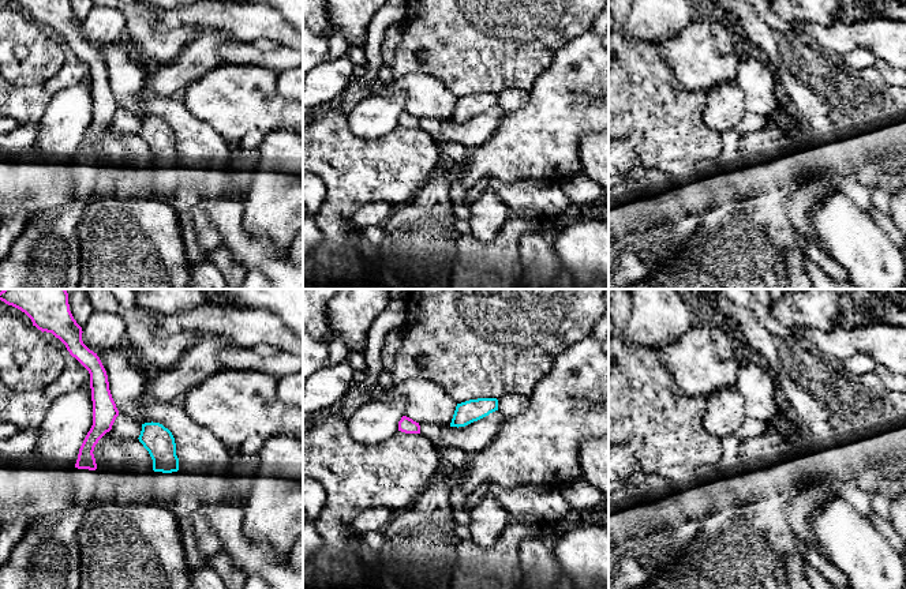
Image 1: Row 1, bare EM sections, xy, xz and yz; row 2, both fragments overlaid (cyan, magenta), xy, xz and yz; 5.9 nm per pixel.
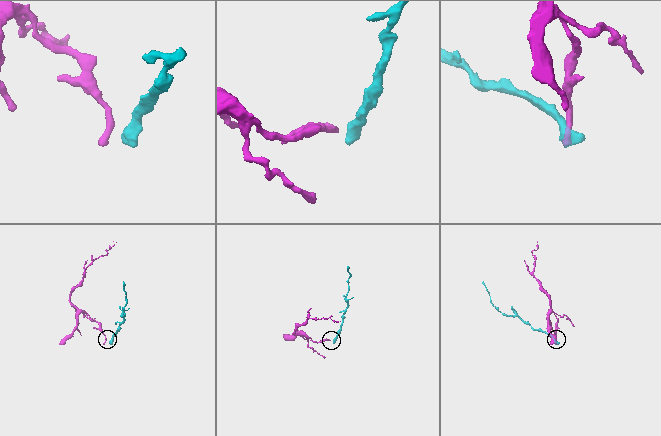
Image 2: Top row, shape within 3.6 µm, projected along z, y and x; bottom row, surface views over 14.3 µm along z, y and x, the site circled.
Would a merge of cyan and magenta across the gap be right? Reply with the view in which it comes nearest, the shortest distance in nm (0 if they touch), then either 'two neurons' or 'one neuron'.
xy | 150 nm | two neurons

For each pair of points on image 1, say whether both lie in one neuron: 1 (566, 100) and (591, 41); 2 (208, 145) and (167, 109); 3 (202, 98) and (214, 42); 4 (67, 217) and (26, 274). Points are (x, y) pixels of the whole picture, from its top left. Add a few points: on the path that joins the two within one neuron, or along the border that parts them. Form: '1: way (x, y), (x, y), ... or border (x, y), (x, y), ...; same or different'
1: way (571, 85), (584, 71), (586, 56); same
2: way (198, 138), (176, 116); same
3: border (220, 64), (184, 87); different
4: way (62, 231), (40, 261); same

